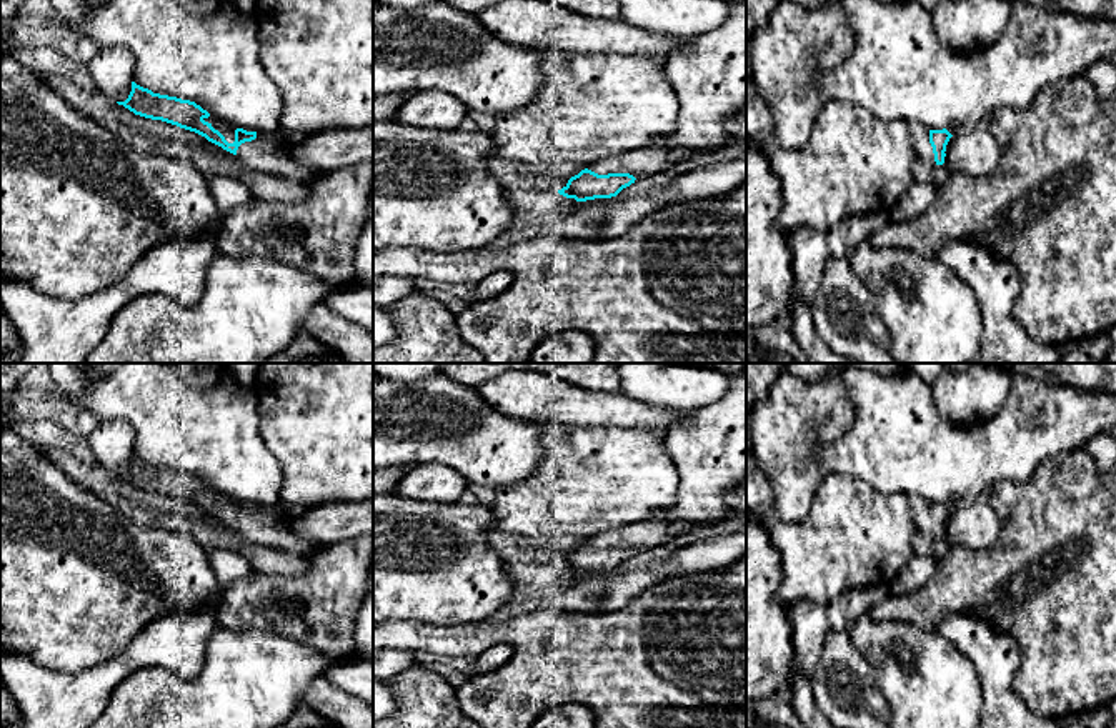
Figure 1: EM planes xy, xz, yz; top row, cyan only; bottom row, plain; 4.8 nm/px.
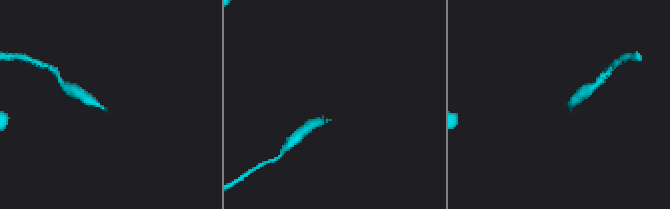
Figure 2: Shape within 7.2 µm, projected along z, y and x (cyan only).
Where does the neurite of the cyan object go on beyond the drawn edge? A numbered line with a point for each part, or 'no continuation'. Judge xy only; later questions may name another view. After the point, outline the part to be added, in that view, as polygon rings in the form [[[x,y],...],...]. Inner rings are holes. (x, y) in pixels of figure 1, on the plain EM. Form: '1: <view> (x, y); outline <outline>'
1: xy (227, 503); outline [[[212,488],[208,491],[203,491],[203,493],[208,495],[215,503],[218,503],[228,516],[235,515],[237,500],[233,500],[233,498],[223,495],[223,493],[218,493]]]

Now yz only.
1: yz (920, 507); outline [[[911,493],[908,500],[916,530],[936,540],[933,520],[929,516],[929,501],[916,493]]]

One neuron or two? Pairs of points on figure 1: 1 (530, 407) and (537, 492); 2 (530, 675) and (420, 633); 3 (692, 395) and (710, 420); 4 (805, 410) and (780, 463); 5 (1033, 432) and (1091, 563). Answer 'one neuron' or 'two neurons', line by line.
1: two neurons
2: one neuron
3: two neurons
4: one neuron
5: two neurons

